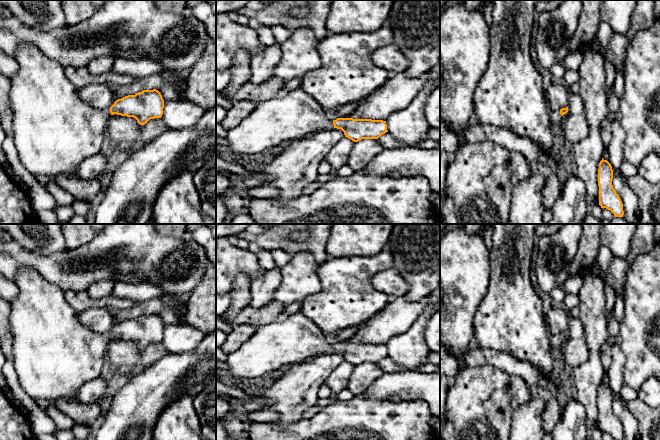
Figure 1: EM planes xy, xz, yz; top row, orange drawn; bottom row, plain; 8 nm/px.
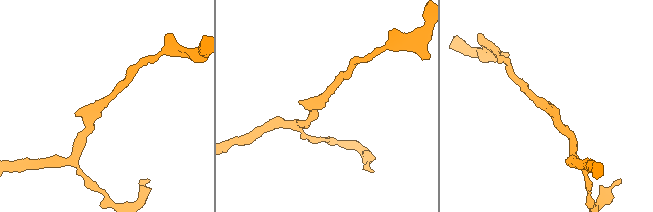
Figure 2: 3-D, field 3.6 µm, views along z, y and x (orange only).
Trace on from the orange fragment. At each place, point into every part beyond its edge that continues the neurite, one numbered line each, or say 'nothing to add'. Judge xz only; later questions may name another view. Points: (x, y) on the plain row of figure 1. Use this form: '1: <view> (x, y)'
1: xz (290, 340)

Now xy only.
1: xy (54, 354)

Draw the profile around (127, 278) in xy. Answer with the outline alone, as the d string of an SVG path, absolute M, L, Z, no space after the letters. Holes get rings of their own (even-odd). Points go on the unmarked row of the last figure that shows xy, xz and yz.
M119 274L116 277L115 282L141 283L143 280L137 276L134 276L133 274Z

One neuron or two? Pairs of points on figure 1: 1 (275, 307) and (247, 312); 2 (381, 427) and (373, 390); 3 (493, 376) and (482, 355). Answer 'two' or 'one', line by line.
1: one
2: two
3: two

